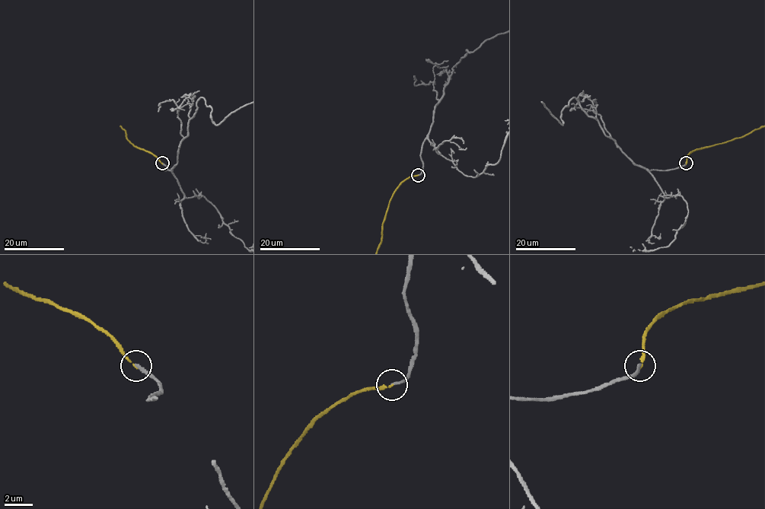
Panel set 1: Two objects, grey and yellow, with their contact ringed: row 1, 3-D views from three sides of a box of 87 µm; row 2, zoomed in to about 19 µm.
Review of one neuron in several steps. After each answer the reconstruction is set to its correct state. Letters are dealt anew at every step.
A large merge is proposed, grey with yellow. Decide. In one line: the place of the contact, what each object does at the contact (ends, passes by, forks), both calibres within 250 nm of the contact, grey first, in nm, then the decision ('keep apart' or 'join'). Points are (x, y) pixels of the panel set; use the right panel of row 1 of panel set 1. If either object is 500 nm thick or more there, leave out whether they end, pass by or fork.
place (686, 163); grey ends; yellow ends; calibres 190 and 160 nm; join

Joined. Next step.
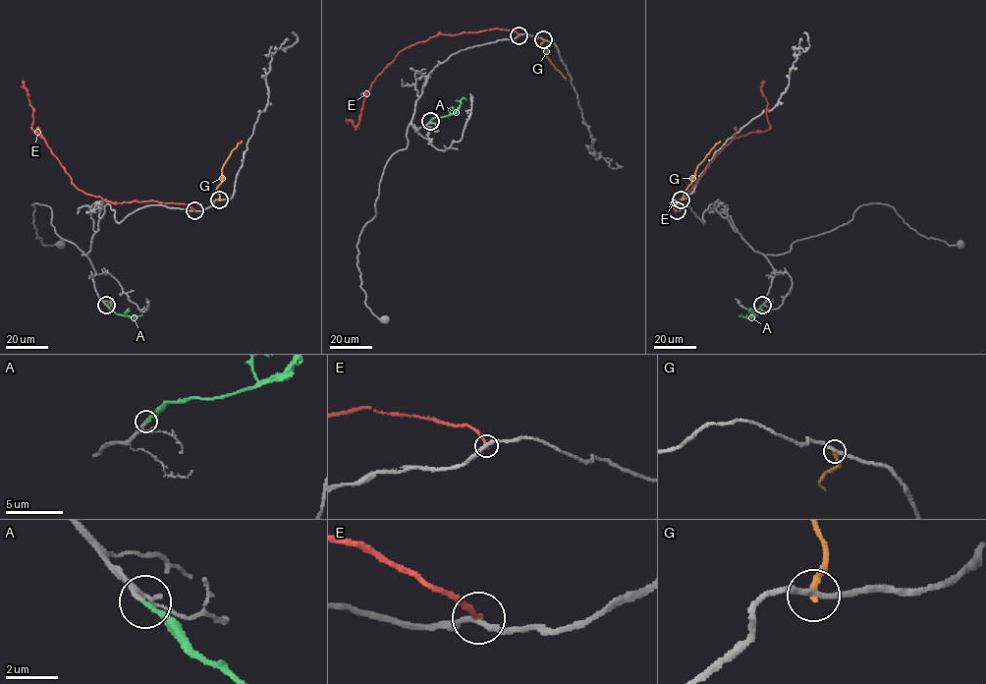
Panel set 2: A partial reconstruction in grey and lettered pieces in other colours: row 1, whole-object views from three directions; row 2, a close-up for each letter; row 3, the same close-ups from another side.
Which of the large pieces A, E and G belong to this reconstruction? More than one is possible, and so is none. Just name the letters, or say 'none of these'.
A

